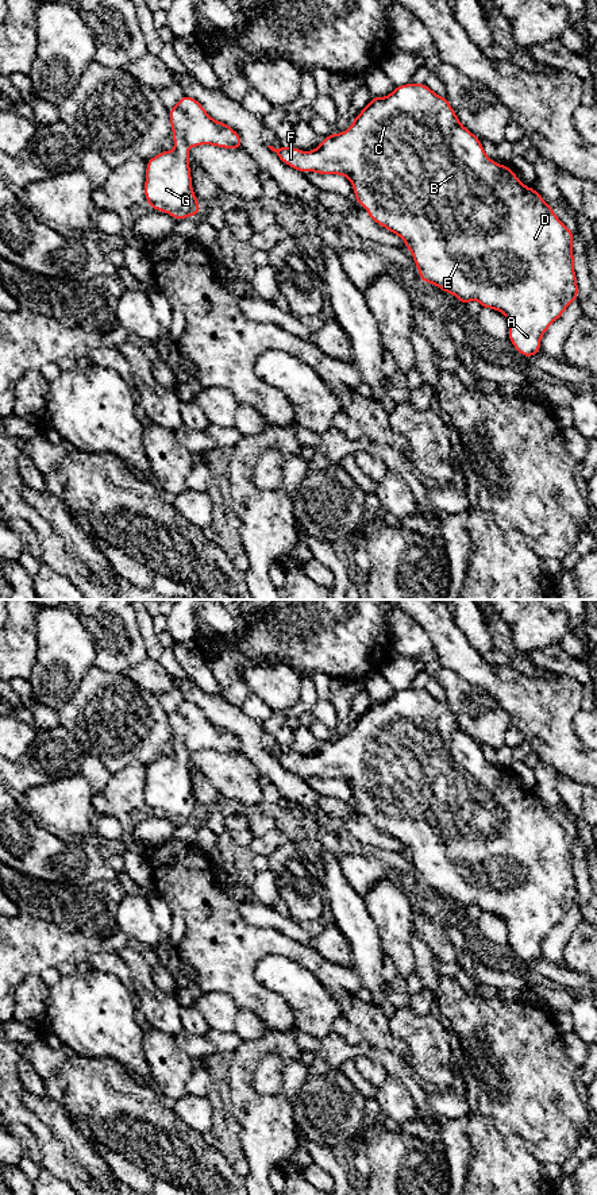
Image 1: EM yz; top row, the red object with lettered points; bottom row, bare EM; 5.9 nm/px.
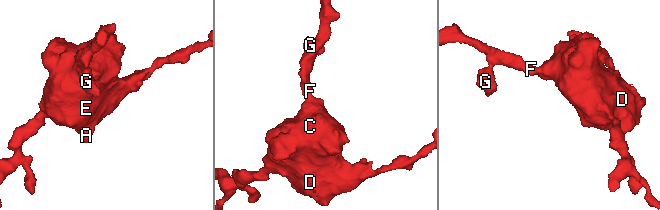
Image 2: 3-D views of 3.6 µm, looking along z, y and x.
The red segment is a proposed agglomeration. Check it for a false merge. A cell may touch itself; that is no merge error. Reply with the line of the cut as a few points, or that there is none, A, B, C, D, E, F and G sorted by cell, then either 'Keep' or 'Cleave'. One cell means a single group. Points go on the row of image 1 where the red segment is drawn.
No split. Groups: A B C D E F G. Keep

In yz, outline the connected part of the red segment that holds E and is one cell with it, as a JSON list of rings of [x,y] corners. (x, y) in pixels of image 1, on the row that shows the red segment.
[[[409,82],[396,86],[389,96],[373,97],[347,131],[323,138],[321,144],[309,153],[297,147],[267,147],[298,171],[347,177],[357,204],[365,205],[377,224],[405,242],[420,280],[452,293],[462,304],[478,300],[482,308],[504,313],[509,324],[508,339],[523,356],[538,354],[543,334],[578,298],[574,234],[534,188],[527,188],[509,166],[485,154],[481,140],[459,123],[448,99],[425,84]]]

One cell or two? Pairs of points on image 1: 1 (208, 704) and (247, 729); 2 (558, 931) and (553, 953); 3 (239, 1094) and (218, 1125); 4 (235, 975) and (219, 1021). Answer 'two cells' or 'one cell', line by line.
1: one cell
2: one cell
3: two cells
4: two cells

